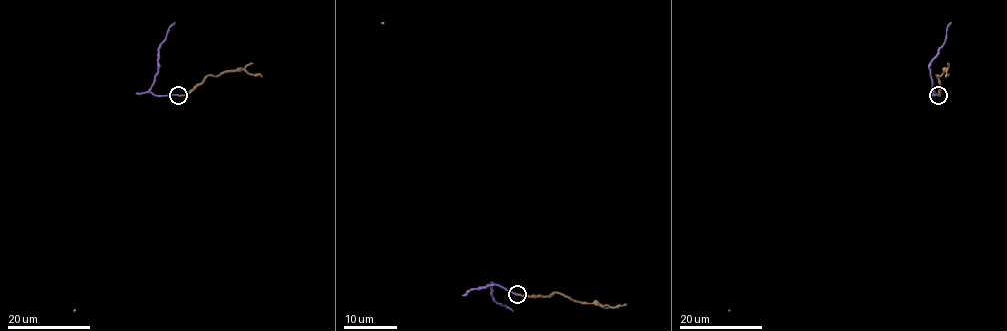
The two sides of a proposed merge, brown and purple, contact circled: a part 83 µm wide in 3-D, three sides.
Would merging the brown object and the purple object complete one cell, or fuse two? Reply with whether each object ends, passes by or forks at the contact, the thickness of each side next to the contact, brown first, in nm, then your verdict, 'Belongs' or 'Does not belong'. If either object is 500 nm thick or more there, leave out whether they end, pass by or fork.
At the ring brown ends. At the ring purple ends. Thickness 170 nm (brown) against 130 nm. Belongs

